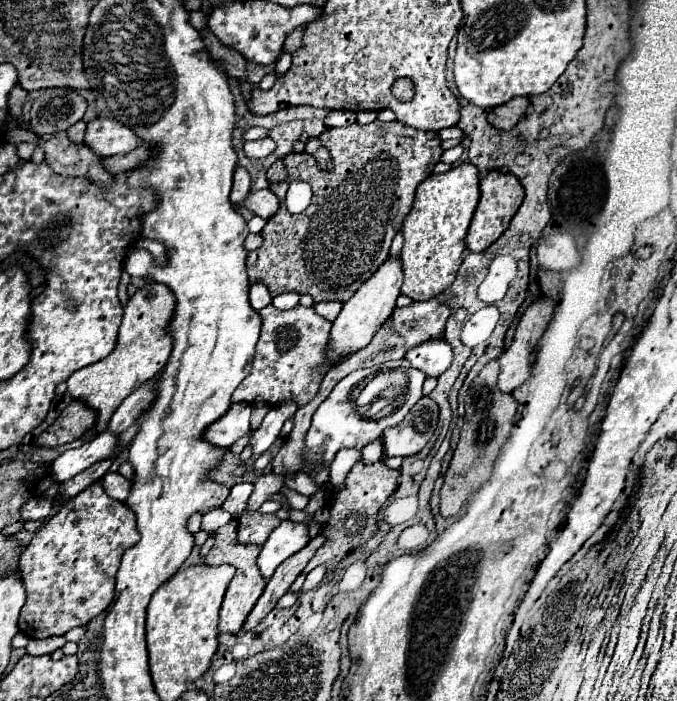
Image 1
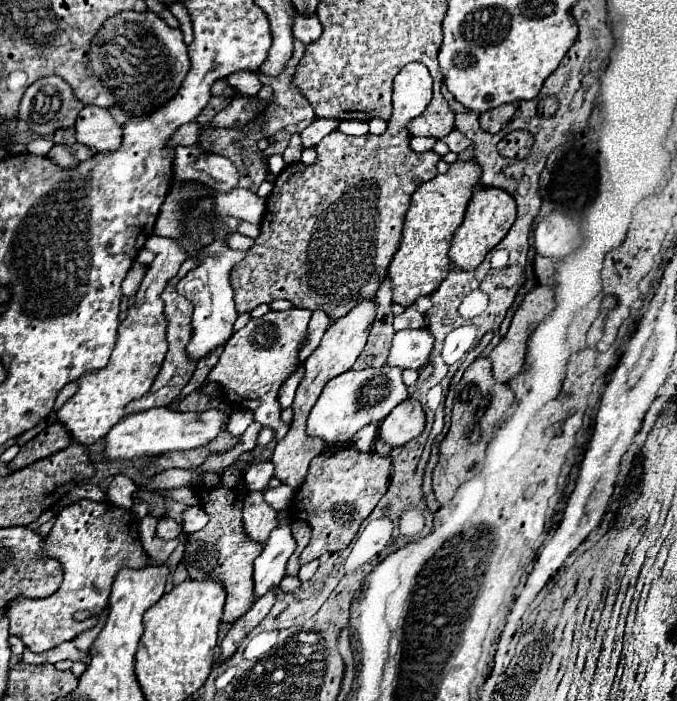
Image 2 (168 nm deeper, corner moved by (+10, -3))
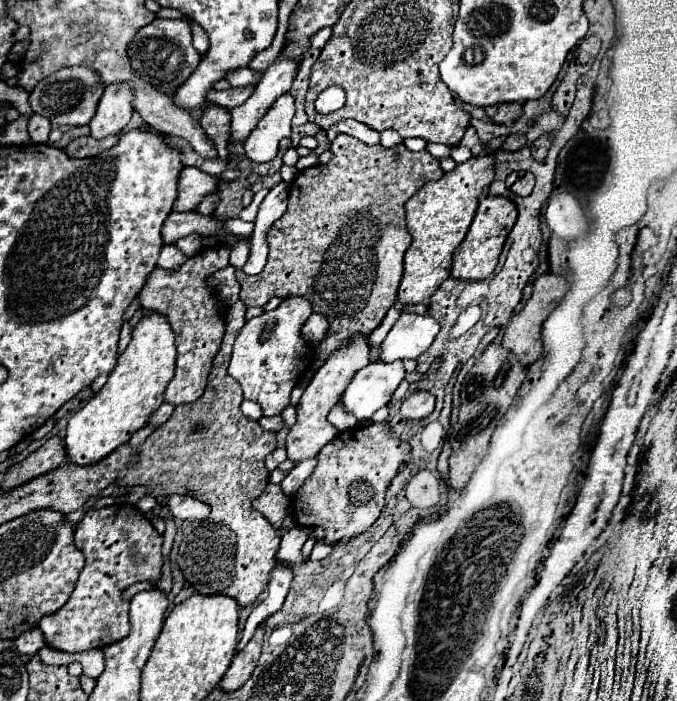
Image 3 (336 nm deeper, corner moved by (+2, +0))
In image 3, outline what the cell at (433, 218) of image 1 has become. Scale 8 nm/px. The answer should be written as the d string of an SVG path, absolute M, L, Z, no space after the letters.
M494 154L474 156L458 164L454 170L446 172L440 180L428 182L406 202L406 218L408 230L412 234L412 244L404 256L404 276L398 288L398 302L402 306L428 302L440 284L450 276L452 256L464 240L468 226L472 224L482 188L494 180L494 166Z

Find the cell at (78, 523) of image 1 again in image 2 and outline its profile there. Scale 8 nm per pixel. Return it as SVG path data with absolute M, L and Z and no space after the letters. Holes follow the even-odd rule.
M82 499L66 507L58 515L44 549L48 557L54 557L62 563L64 581L52 597L14 599L8 607L10 633L18 635L24 641L24 645L34 653L44 653L48 649L58 647L64 641L72 641L82 631L92 629L98 623L98 615L102 613L110 597L114 573L118 573L118 569L122 567L146 567L148 555L140 543L138 523L138 517L130 509L120 509L110 503ZM78 609L90 611L92 617L86 621L74 621L74 611Z

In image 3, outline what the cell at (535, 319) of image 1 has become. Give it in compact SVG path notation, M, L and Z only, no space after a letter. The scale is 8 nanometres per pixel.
M544 274L540 278L536 278L534 282L534 292L530 296L530 300L526 302L526 306L512 316L512 320L506 326L504 338L502 338L502 346L512 352L518 362L522 366L530 366L542 352L542 340L540 340L540 332L542 332L542 322L548 318L548 314L560 304L562 296L568 290L568 282L564 280L564 276L556 276L556 274Z

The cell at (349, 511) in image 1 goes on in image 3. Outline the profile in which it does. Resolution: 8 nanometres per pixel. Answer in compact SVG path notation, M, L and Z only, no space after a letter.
M370 424L340 432L318 452L318 464L294 494L294 520L300 526L322 528L324 542L336 544L366 532L380 516L384 492L400 466L410 458L408 442L396 440L386 424Z

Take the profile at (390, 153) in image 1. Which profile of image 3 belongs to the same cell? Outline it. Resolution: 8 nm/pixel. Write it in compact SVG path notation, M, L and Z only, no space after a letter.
M338 134L330 146L330 152L334 156L328 164L306 168L292 180L288 208L268 232L270 254L264 270L256 276L236 270L236 280L242 286L240 300L248 308L264 306L274 296L302 296L312 304L314 312L320 312L328 318L330 330L316 348L318 356L314 356L314 370L318 370L326 354L334 352L340 342L350 338L350 334L370 334L382 322L388 308L396 302L396 292L402 278L402 260L412 242L412 236L406 228L404 204L426 182L438 180L444 174L440 162L430 156L430 152L410 152L404 144L396 144L392 148L384 148L382 144L368 146L354 136Z

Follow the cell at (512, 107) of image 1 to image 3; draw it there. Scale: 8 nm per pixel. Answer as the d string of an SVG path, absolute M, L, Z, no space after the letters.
M510 102L510 104L488 106L486 114L498 124L508 124L508 122L514 122L516 118L522 116L522 104L520 102Z

